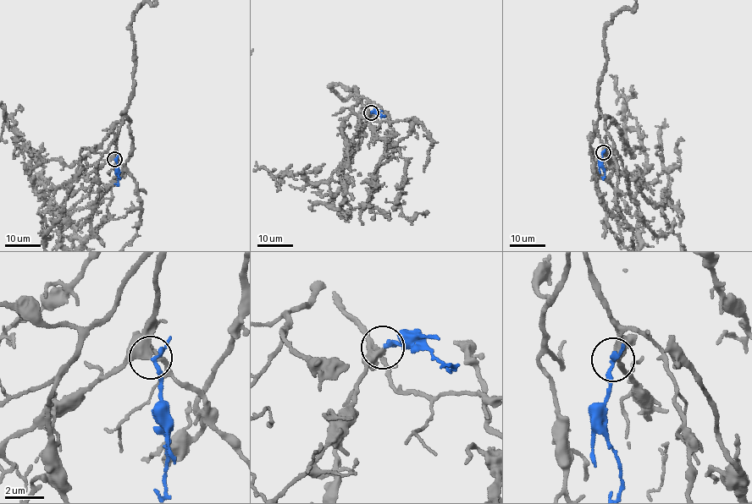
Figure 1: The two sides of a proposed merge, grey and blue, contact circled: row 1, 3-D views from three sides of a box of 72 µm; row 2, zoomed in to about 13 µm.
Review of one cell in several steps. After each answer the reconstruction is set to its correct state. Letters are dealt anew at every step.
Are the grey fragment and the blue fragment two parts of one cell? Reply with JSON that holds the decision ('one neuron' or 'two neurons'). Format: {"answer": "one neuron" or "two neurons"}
{"answer": "one neuron"}

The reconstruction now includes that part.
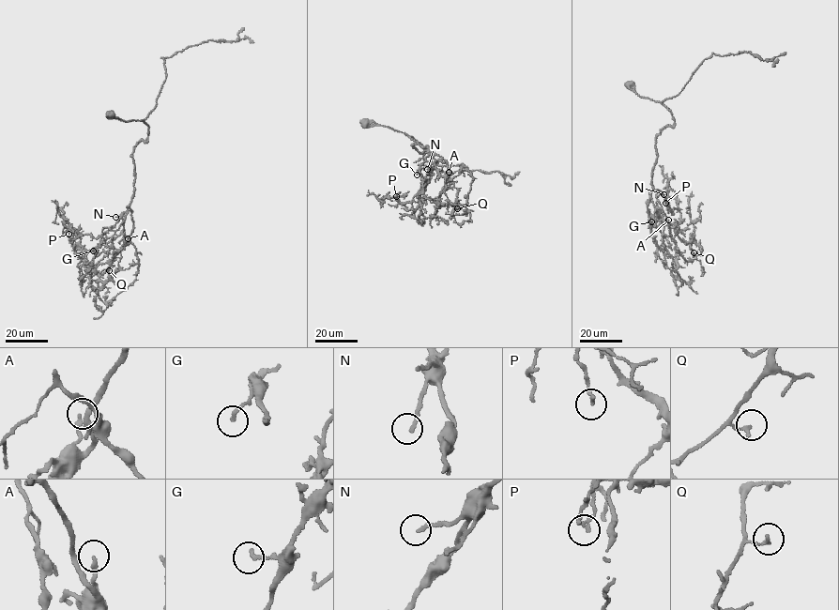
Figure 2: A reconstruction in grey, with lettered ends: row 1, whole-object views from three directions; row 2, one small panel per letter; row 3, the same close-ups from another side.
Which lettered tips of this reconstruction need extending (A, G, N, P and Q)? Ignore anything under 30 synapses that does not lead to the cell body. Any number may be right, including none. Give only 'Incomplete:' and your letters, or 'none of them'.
Incomplete: G, N

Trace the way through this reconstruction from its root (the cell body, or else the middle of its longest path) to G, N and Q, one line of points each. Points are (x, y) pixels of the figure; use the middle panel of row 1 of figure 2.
G: (364, 124), (404, 132), (427, 150), (419, 153), (414, 144), (429, 146), (431, 155), (417, 175)
N: (364, 124), (382, 125), (404, 132), (427, 150), (419, 153), (414, 144), (429, 146), (434, 154), (427, 169)
Q: (364, 124), (404, 132), (427, 150), (419, 153), (414, 144), (446, 160), (458, 190), (452, 216), (457, 208)

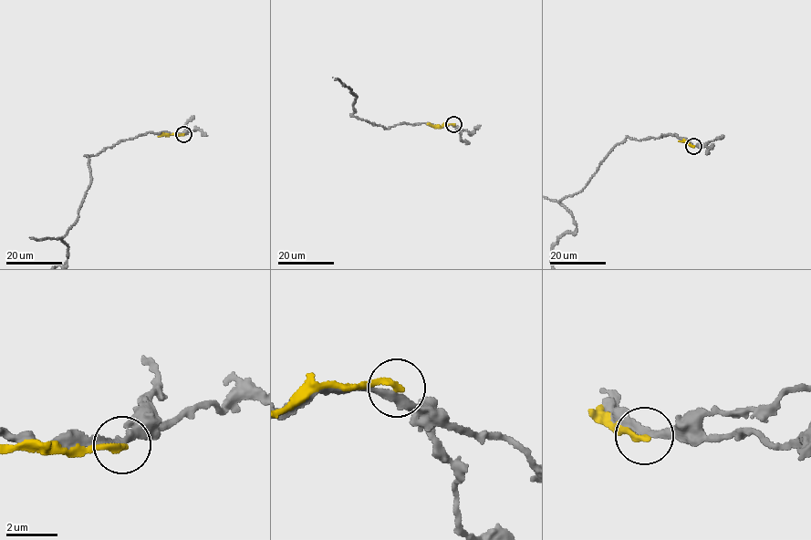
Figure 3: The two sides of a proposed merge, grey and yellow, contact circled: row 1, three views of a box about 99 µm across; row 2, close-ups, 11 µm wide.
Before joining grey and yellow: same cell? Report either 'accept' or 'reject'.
reject

